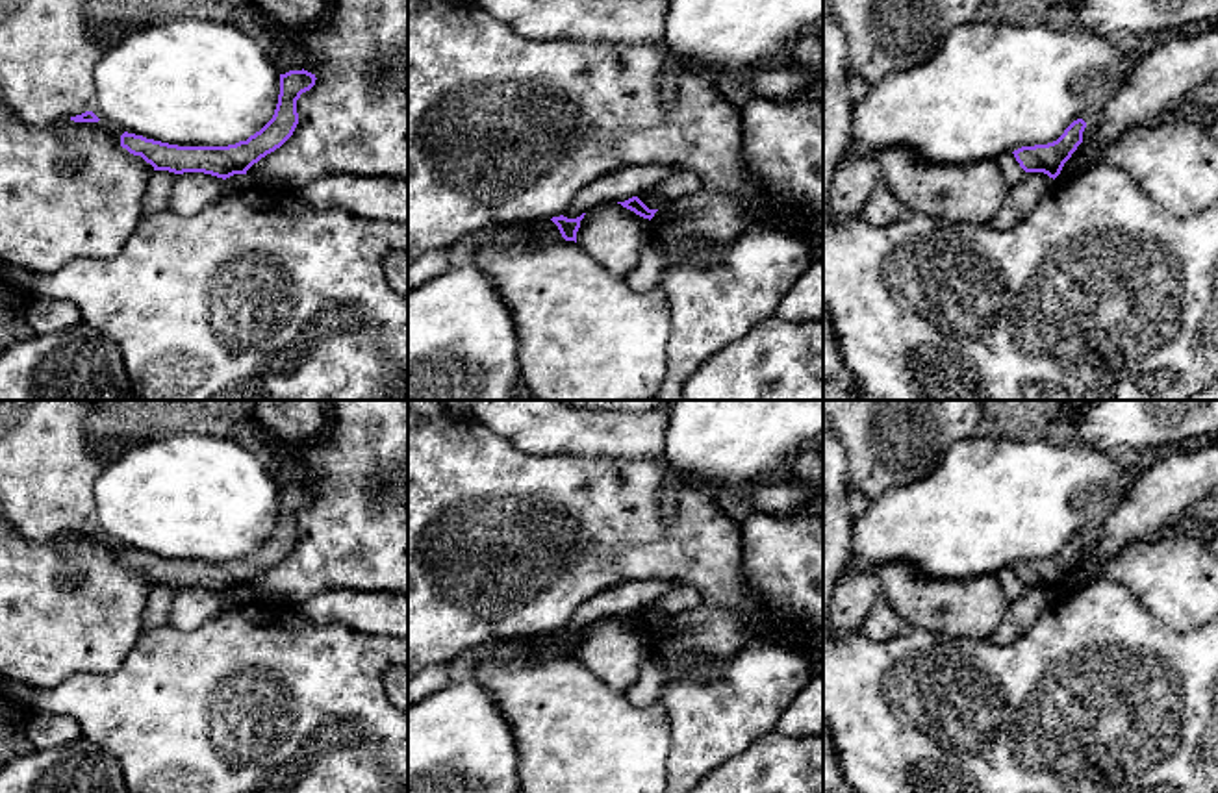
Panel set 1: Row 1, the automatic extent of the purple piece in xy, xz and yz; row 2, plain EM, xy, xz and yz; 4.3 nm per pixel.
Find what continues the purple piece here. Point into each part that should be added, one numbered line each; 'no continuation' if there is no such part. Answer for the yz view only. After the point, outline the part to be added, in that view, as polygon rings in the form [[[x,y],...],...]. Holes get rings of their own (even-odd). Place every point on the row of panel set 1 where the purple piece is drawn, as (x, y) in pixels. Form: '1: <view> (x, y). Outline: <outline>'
no continuation

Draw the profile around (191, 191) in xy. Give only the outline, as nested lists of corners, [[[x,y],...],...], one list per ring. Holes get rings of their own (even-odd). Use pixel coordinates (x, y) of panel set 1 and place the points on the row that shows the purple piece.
[[[204,172],[176,174],[169,209],[178,215],[195,215],[222,195],[224,180]]]

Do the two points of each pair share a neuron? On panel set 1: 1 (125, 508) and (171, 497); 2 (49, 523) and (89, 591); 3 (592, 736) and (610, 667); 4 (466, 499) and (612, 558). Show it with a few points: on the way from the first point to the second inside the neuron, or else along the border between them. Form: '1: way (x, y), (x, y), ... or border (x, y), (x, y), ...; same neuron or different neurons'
1: way (136, 504), (149, 497), (160, 497); same neuron
2: border (19, 532), (39, 541), (69, 534); different neurons
3: border (575, 658), (608, 690), (623, 695); different neurons
4: way (503, 534), (575, 534); same neuron

